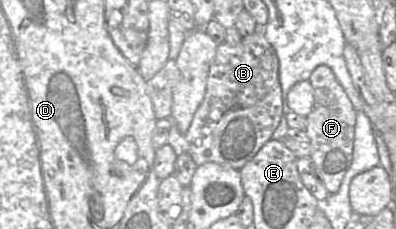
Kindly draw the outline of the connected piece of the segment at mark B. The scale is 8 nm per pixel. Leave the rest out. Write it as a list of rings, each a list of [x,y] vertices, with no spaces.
[[[263,32],[243,37],[237,45],[219,44],[209,69],[204,99],[184,135],[188,154],[198,166],[213,162],[239,171],[265,143],[273,139],[275,130],[286,119],[286,113],[292,112],[286,107],[285,96],[279,81],[277,54]]]

